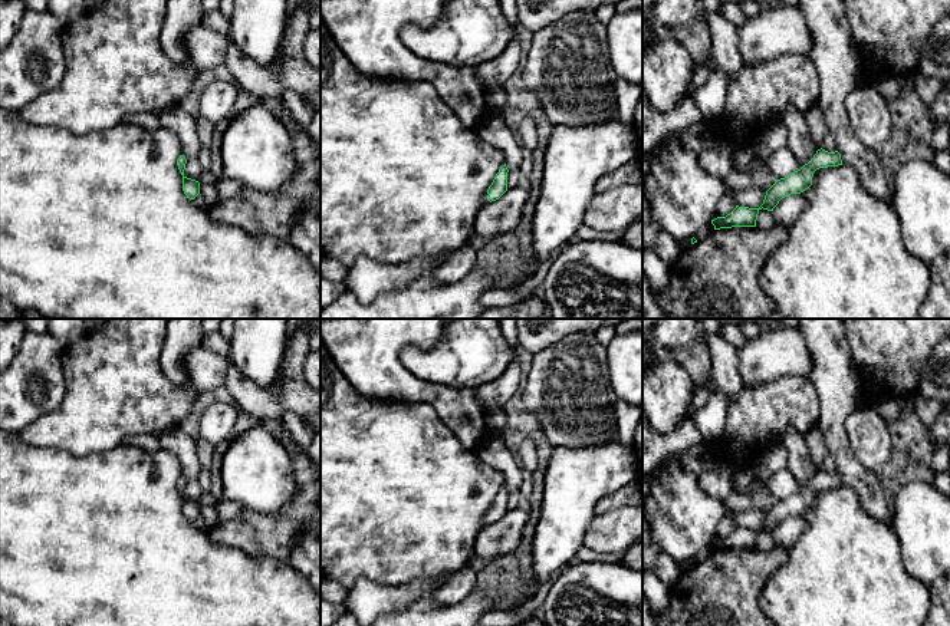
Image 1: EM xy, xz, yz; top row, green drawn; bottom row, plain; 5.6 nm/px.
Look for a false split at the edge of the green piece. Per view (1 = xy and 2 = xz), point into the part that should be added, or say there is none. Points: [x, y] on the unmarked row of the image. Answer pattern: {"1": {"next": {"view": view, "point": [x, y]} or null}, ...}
{"1": {"next": null}, "2": {"next": null}}

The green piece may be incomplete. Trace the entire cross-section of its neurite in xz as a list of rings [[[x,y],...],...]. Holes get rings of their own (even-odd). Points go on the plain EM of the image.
[[[504,485],[496,495],[492,507],[487,511],[490,524],[499,521],[507,513],[507,494],[509,491]]]

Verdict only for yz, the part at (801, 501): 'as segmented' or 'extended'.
as segmented

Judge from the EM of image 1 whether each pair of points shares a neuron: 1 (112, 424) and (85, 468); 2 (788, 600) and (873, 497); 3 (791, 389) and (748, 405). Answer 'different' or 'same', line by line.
1: different
2: different
3: same

